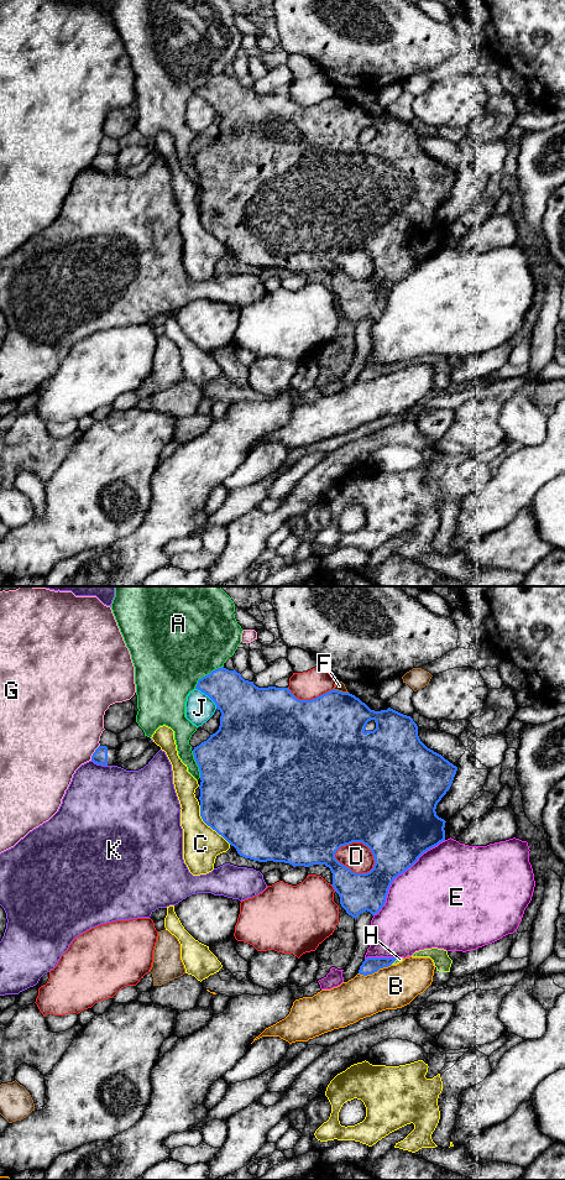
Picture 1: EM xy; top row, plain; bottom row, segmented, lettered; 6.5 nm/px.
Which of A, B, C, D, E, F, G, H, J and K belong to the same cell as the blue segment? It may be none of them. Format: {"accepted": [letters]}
{"accepted": ["H"]}

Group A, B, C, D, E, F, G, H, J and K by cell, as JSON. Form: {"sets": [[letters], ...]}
{"sets": [["A"], ["B"], ["C"], ["D"], ["E"], ["F"], ["G"], ["H"], ["J"], ["K"]]}

